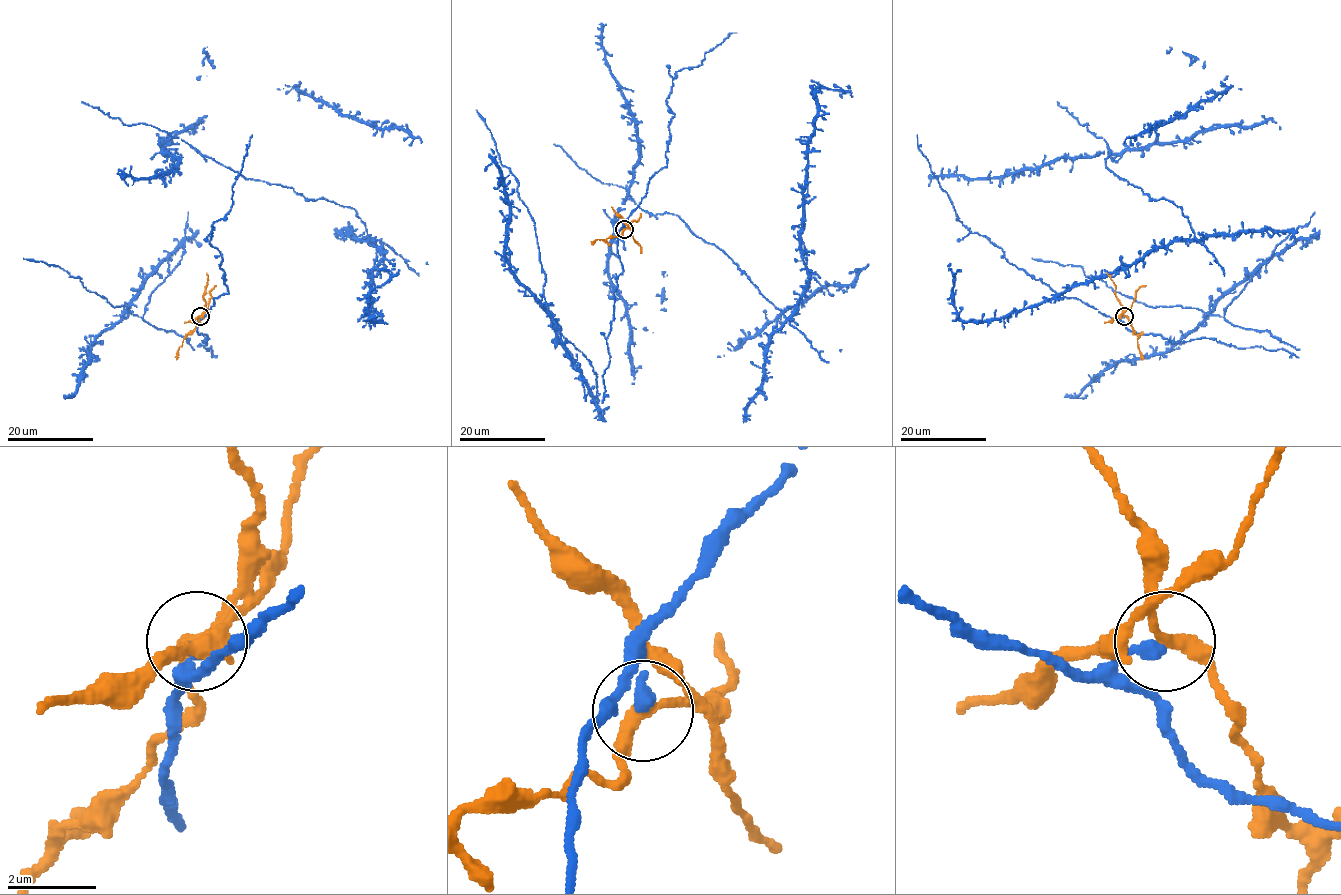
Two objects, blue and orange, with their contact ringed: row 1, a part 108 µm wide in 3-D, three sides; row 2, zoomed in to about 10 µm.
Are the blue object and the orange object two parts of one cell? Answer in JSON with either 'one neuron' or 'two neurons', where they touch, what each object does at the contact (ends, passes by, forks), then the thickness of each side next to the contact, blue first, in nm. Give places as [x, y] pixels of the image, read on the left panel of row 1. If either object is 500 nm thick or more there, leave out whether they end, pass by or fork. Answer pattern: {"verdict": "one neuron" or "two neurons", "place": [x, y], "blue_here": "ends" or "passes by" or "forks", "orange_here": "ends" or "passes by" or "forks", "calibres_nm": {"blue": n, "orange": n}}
{"verdict": "two neurons", "place": [200, 316], "blue_here": "ends", "orange_here": "passes by", "calibres_nm": {"blue": 280, "orange": 280}}

